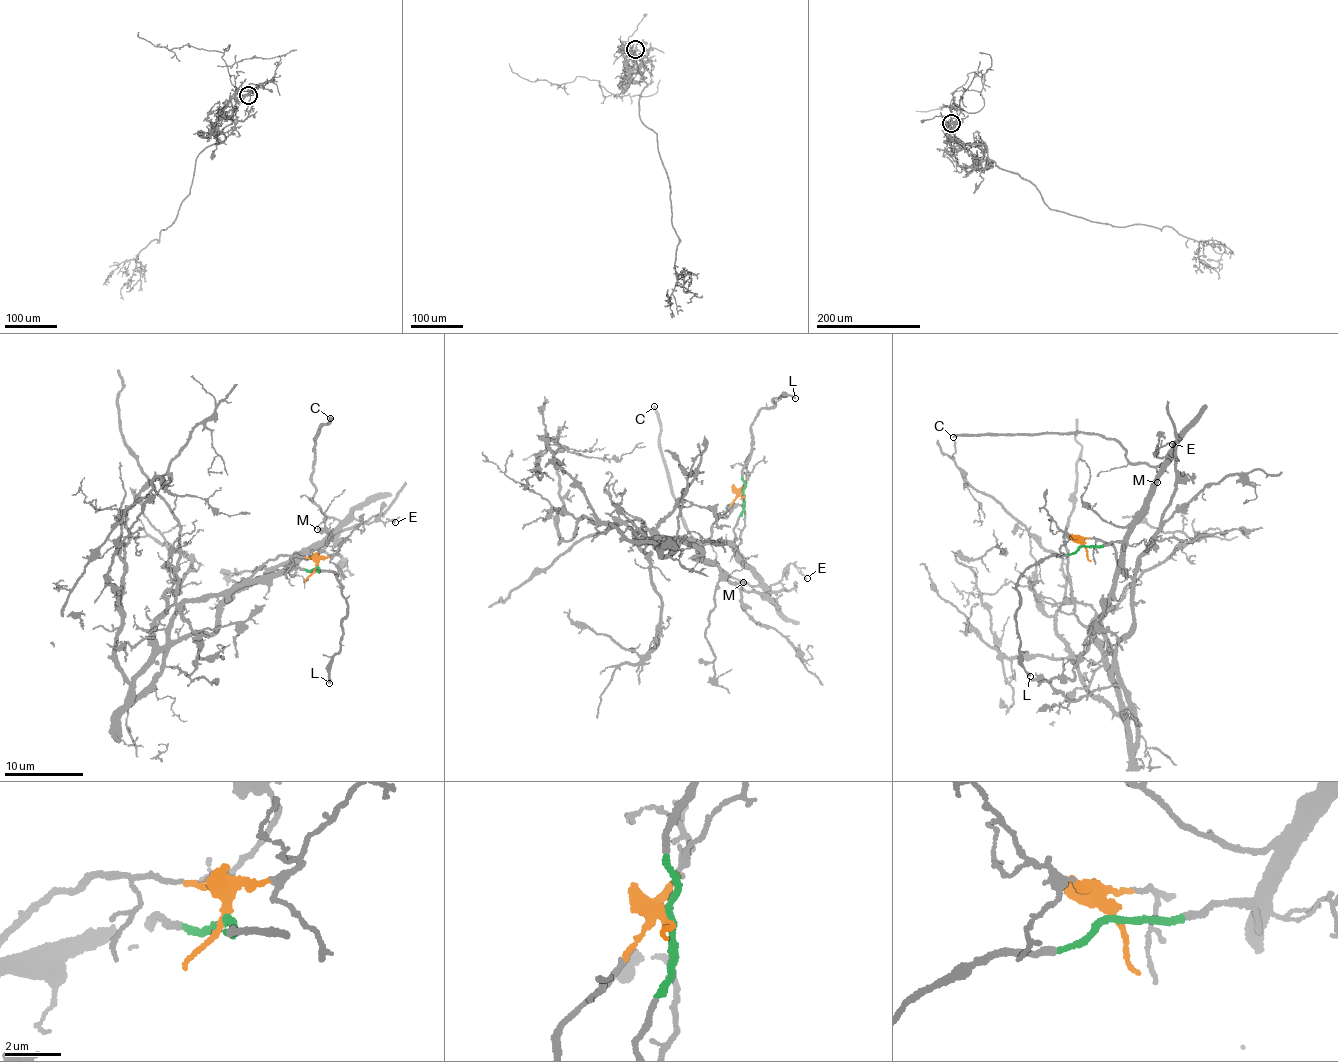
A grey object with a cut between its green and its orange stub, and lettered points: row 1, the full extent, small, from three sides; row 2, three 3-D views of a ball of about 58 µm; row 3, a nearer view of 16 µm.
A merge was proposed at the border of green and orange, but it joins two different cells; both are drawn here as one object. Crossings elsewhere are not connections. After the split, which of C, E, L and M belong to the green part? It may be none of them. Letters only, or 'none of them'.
C, E, L, M

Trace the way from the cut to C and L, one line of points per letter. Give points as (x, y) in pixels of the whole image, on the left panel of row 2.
C: (315, 568), (309, 573), (295, 568), (338, 523), (323, 516), (313, 502), (315, 440), (329, 417)
L: (315, 568), (317, 571), (337, 571), (347, 617), (343, 621), (340, 651), (333, 657), (329, 684)

